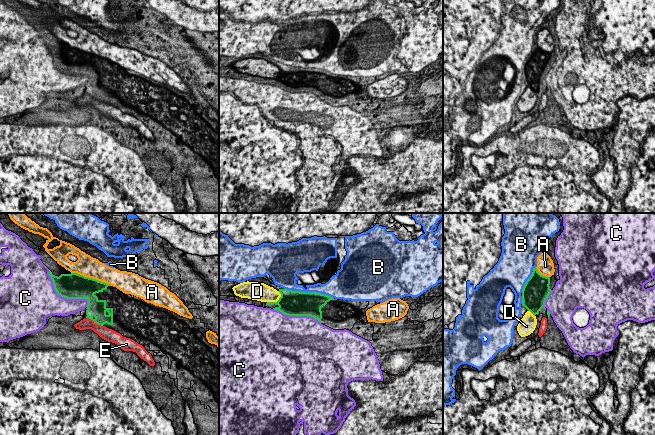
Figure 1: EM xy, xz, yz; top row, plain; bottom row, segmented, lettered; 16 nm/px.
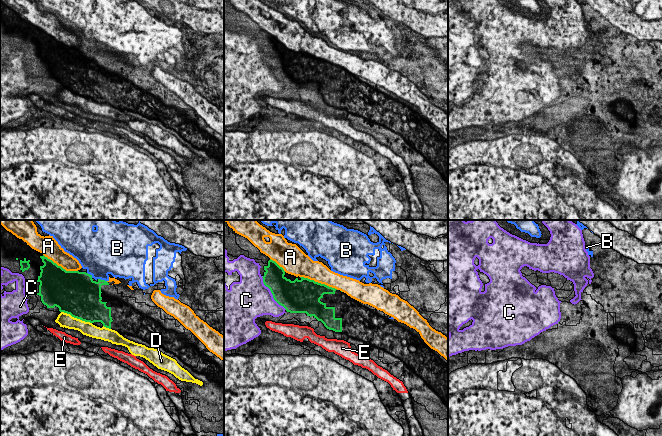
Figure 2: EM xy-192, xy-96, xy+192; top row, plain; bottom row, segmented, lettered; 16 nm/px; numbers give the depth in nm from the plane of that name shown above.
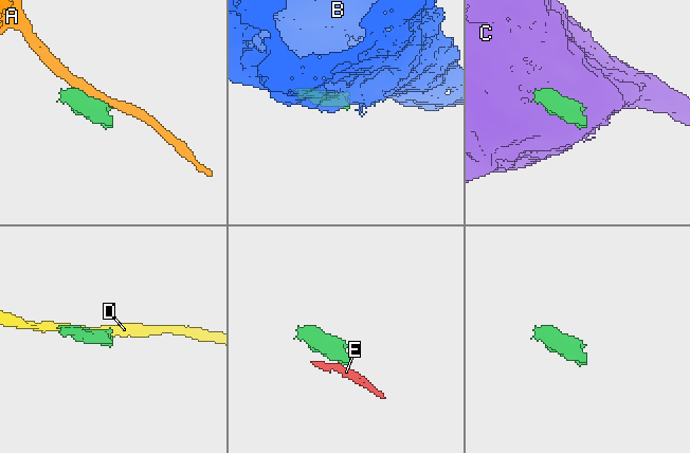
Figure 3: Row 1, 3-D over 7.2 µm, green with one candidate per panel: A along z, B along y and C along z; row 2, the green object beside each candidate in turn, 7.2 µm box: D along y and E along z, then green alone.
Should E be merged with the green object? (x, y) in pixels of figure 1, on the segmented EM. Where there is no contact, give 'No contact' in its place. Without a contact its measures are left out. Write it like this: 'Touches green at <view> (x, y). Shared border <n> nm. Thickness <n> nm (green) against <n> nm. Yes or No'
Touches green at xy (94, 321). Shared border 300 nm. Thickness 280 nm (green) against 190 nm. No

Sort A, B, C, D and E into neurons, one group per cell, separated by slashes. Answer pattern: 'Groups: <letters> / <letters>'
Groups: A / B / C / D E

